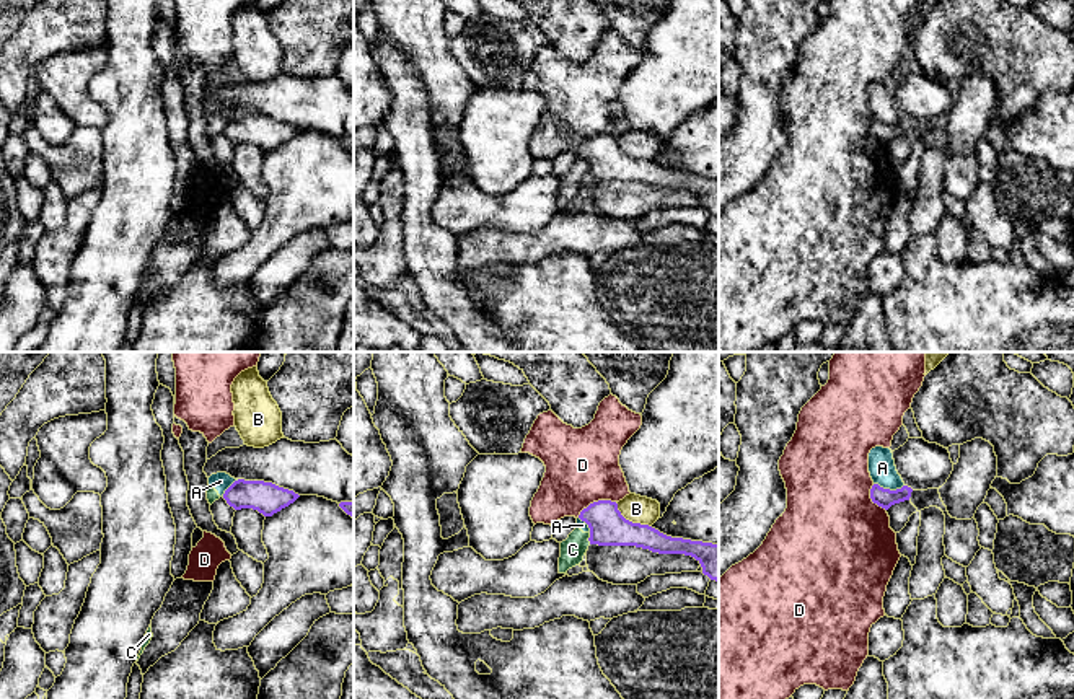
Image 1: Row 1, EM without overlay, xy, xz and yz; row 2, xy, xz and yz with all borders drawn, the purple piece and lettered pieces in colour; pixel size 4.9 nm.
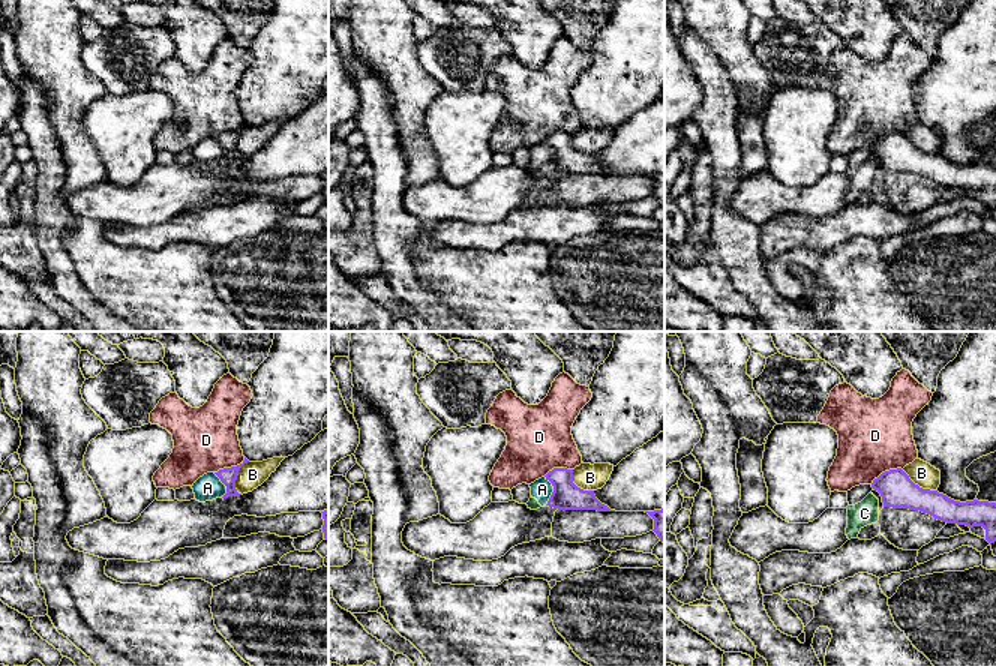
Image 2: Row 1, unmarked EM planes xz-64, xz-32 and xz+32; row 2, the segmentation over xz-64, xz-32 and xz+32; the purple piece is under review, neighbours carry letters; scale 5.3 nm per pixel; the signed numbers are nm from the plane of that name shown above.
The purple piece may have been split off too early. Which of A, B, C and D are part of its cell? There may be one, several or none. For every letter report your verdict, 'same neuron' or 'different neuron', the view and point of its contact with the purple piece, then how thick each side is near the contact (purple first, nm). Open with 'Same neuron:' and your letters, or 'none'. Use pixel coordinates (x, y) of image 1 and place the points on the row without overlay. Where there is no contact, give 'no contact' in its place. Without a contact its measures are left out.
Same neuron: none
A: different neuron; meets purple in yz at (889, 124); 100 nm thick on the purple side, 130 nm on the other
B: different neuron; meets purple in xz at (631, 157); 180 nm thick on the purple side, 140 nm on the other
C: different neuron; meets purple in xz at (589, 173); 180 nm thick on the purple side, 120 nm on the other
D: different neuron; meets purple in xz at (595, 137); 180 nm thick on the purple side, 360 nm on the other

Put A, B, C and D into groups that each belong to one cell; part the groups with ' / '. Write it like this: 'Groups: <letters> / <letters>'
Groups: A C / B / D

